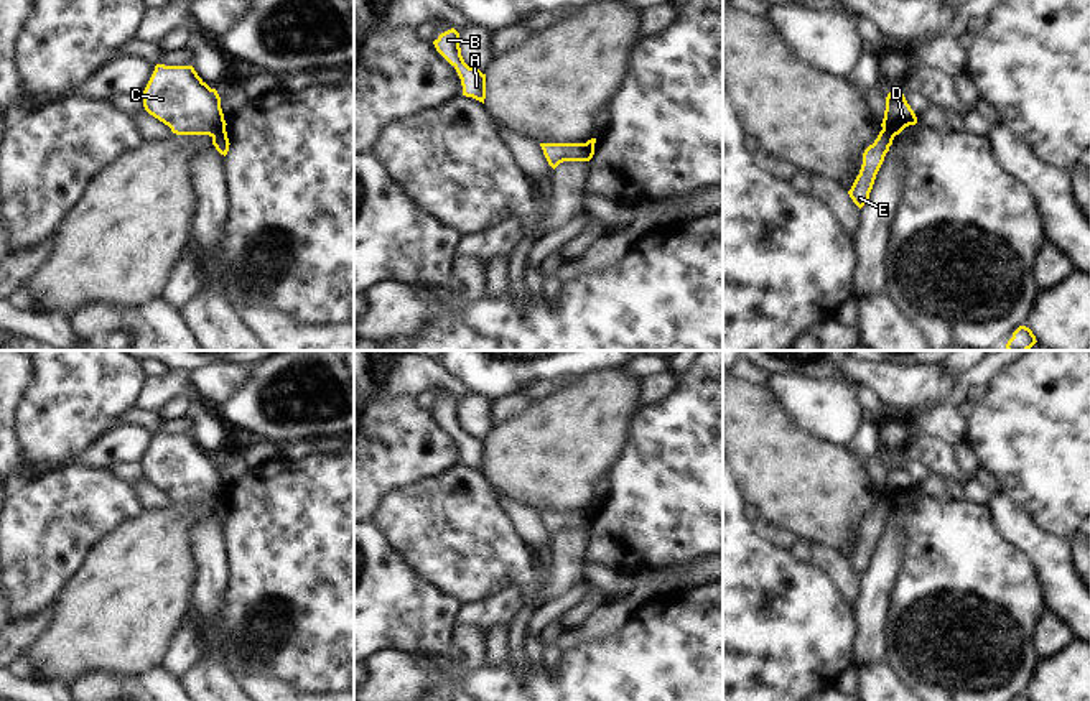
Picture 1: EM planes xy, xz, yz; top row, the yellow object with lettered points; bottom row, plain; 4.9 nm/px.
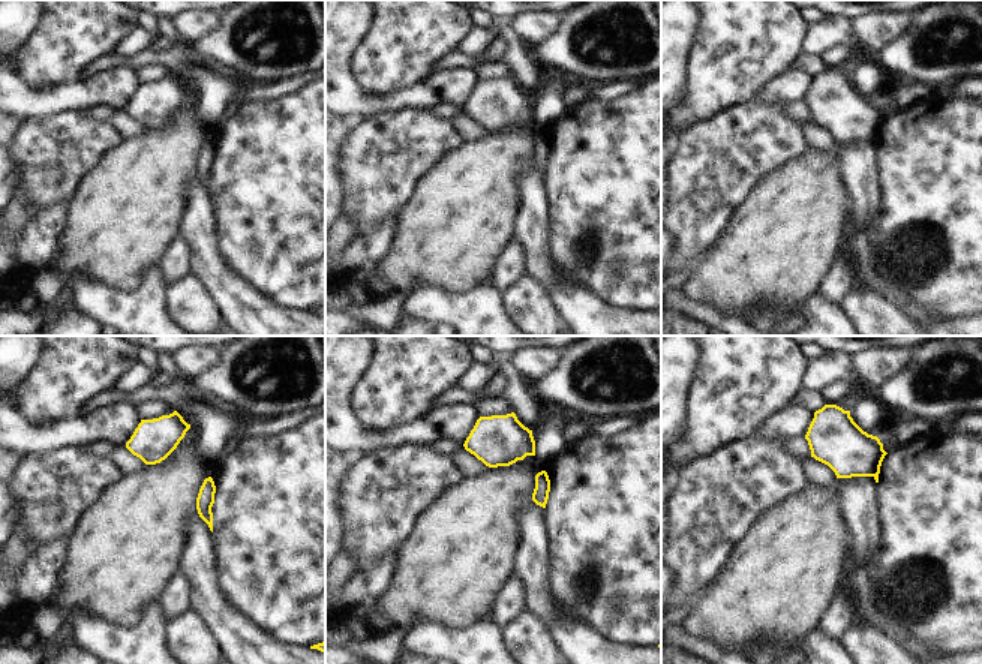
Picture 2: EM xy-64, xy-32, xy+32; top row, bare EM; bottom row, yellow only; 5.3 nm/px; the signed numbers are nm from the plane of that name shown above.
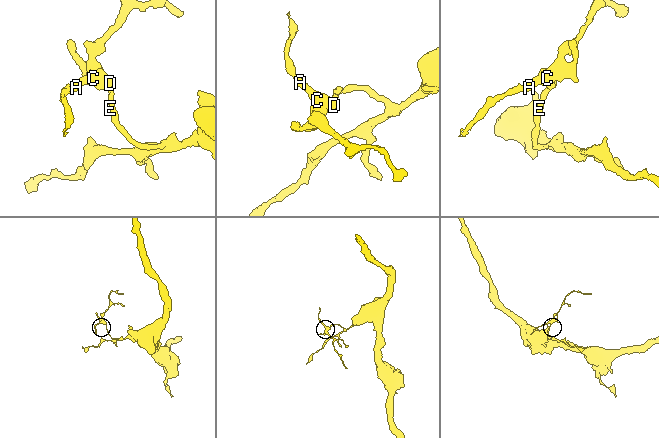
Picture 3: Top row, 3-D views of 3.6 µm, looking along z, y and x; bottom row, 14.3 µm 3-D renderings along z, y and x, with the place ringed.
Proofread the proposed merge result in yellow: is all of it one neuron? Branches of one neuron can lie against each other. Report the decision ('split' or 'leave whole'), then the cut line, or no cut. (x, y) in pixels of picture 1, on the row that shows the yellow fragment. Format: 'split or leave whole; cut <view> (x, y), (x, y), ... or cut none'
split; cut xy (224, 129), (211, 135)

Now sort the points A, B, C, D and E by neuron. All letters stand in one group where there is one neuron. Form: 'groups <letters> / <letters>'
groups A B C D / E

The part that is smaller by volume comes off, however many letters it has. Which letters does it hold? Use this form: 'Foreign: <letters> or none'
Foreign: A, B, C, D

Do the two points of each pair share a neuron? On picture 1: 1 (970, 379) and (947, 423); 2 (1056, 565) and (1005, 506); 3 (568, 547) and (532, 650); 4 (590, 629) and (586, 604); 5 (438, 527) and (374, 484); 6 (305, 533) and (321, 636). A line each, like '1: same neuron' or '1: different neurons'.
1: same neuron
2: same neuron
3: different neurons
4: different neurons
5: different neurons
6: same neuron

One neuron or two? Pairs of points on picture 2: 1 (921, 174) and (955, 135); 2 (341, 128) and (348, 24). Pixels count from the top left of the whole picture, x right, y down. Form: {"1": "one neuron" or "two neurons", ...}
{"1": "one neuron", "2": "two neurons"}

